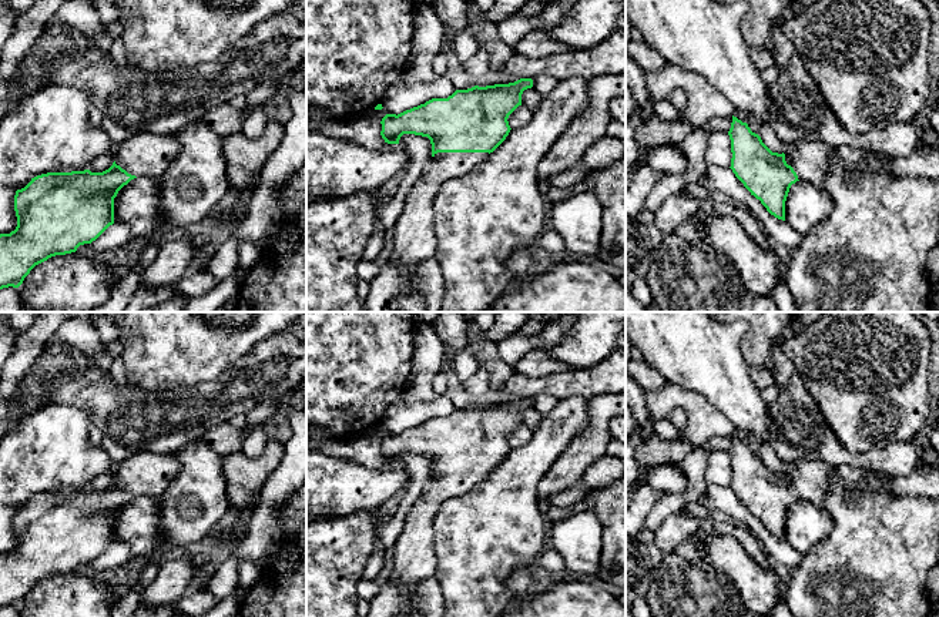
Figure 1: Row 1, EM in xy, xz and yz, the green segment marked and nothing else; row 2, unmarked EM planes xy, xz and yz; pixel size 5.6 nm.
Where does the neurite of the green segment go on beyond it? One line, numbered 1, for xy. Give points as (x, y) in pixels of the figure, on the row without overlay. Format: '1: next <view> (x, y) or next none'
1: next xy (144, 473)

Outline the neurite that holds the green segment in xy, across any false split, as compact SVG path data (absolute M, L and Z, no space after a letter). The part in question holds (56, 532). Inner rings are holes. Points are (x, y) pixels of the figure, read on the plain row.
M138 452L118 463L113 484L103 492L47 492L31 497L14 514L16 549L0 553L0 608L19 607L36 584L95 560L114 543L114 517L118 510L137 496L160 497L178 467L174 455Z

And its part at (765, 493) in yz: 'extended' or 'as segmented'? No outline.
extended

